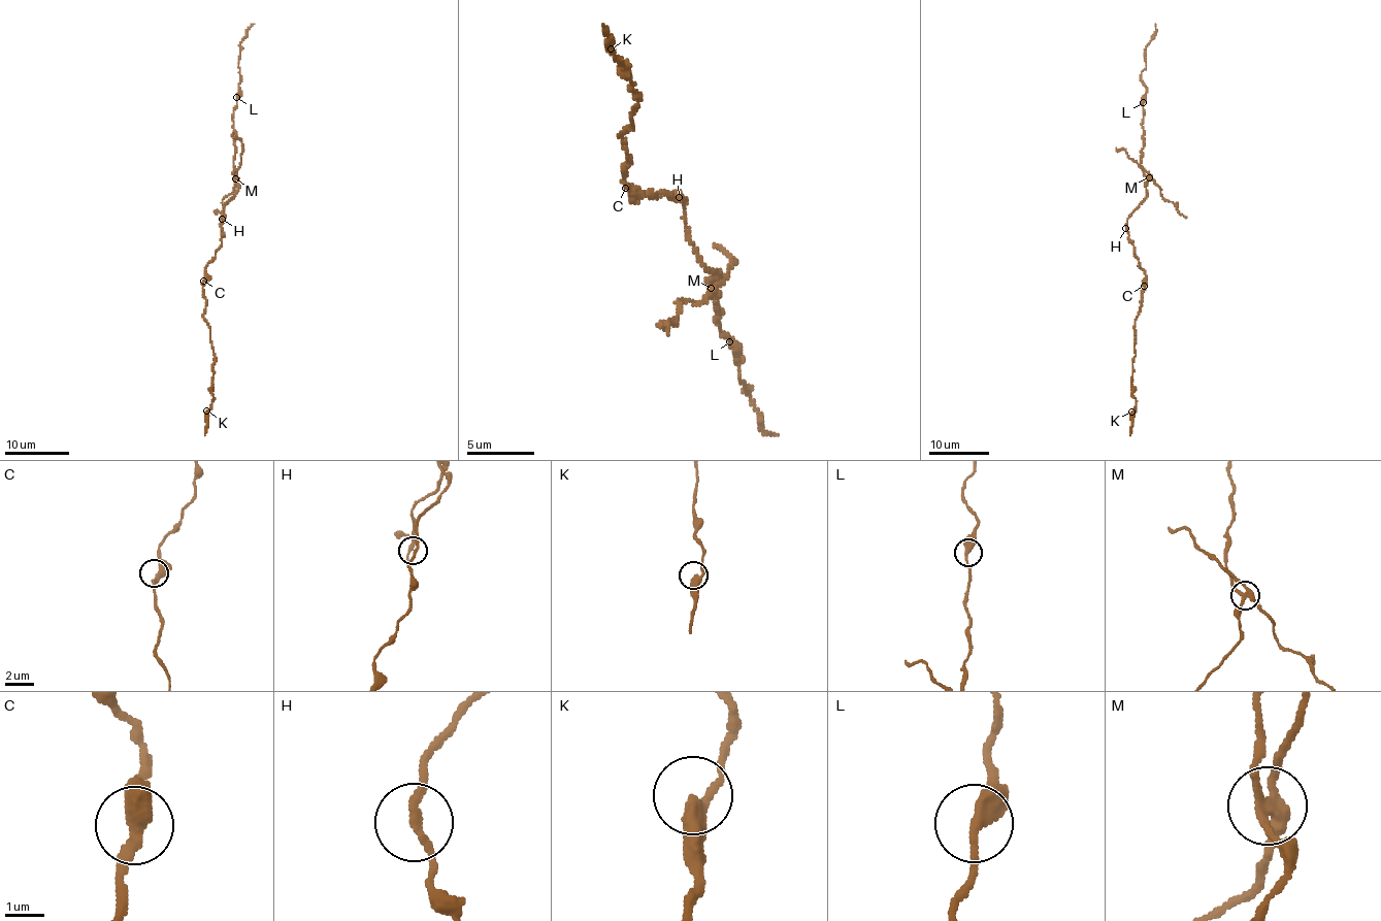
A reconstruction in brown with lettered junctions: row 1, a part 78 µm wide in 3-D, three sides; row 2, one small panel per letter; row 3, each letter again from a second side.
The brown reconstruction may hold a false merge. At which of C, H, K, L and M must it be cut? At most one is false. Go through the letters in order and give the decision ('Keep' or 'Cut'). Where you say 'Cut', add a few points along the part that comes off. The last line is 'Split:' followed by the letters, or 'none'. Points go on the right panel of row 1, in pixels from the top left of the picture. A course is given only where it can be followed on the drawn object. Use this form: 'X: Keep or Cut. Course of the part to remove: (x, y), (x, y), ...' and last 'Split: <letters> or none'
C: Keep
H: Keep
K: Keep
L: Keep
M: Cut. Course of the part to remove: (1149, 177), (1163, 198), (1186, 218)
Split: M

